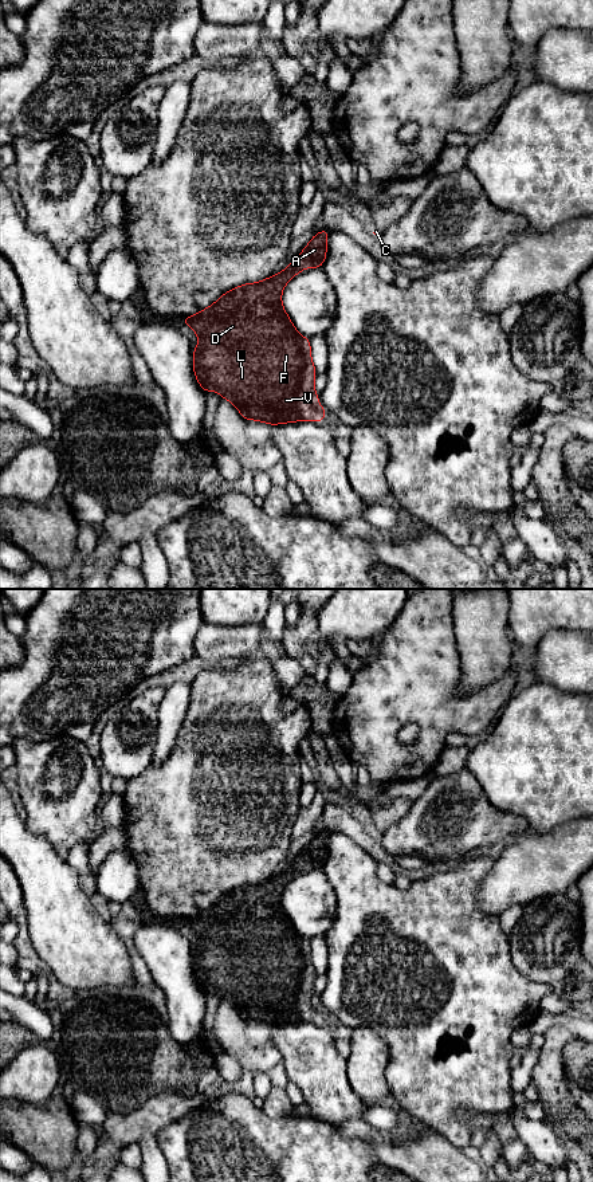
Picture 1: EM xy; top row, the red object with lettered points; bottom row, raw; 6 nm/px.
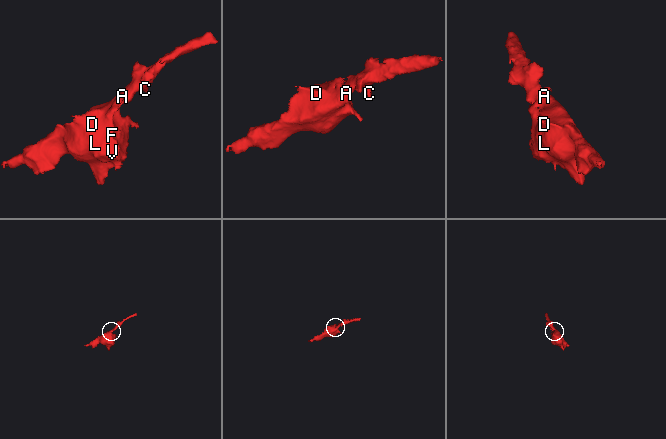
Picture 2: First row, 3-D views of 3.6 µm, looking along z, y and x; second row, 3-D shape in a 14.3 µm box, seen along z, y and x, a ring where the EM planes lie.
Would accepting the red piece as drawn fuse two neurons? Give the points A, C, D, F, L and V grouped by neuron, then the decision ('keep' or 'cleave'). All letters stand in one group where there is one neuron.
A C D F L V; keep

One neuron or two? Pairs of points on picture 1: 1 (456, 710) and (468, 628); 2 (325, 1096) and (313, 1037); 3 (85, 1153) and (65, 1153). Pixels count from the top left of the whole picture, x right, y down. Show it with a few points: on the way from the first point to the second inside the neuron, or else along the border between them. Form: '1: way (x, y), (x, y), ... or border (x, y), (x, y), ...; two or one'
1: border (459, 660), (460, 694), (490, 684); two
2: way (324, 1082), (321, 1072), (313, 1063), (313, 1052); one
3: border (79, 1124), (75, 1151); two

